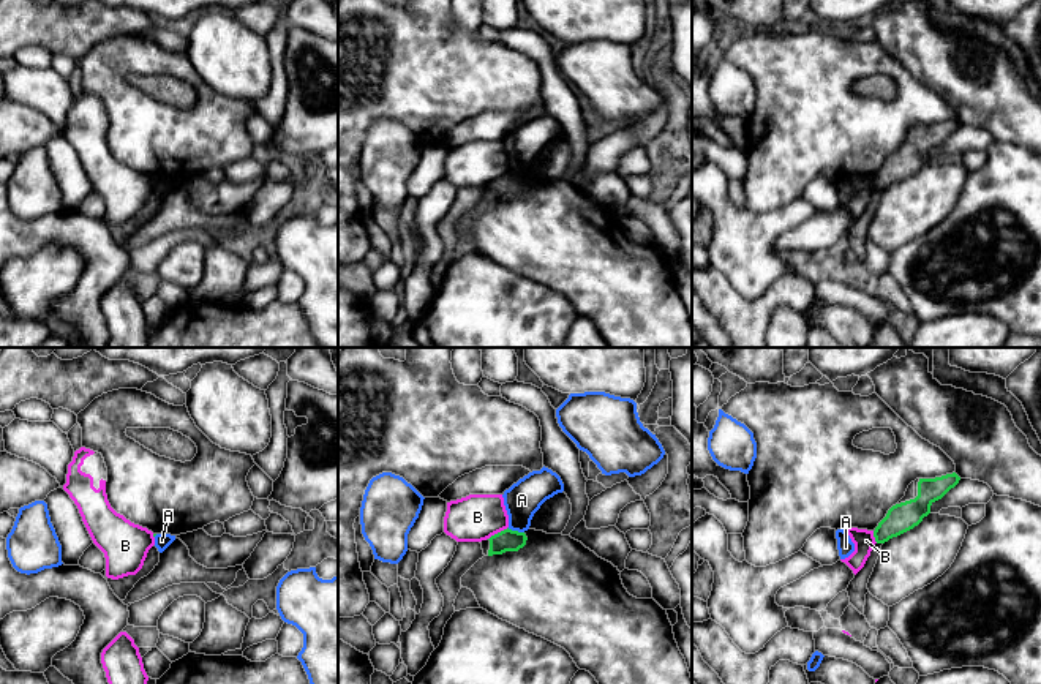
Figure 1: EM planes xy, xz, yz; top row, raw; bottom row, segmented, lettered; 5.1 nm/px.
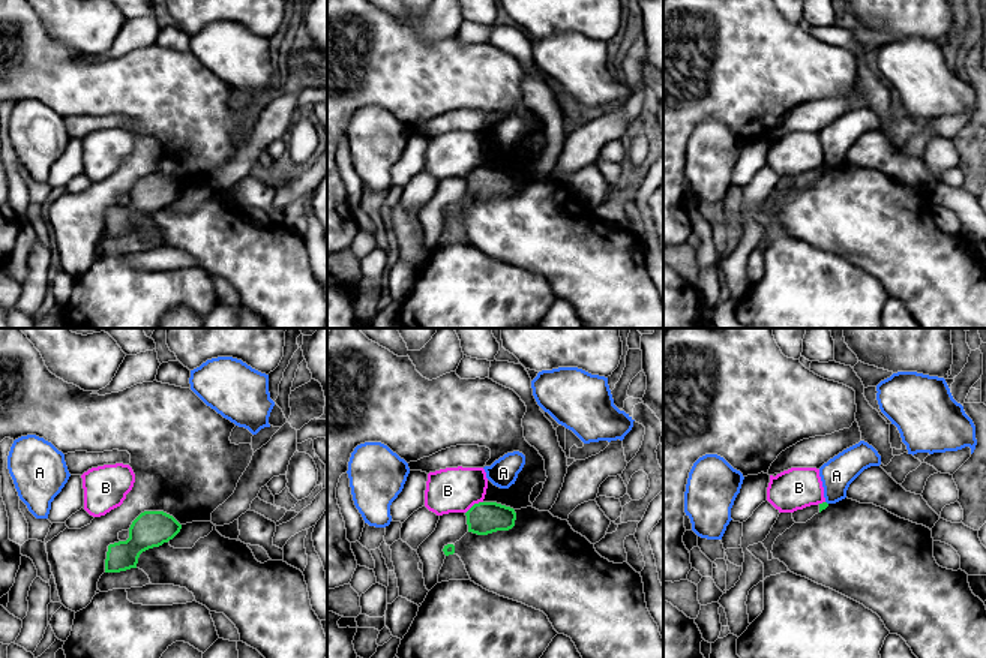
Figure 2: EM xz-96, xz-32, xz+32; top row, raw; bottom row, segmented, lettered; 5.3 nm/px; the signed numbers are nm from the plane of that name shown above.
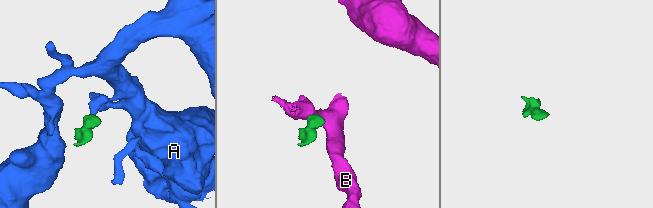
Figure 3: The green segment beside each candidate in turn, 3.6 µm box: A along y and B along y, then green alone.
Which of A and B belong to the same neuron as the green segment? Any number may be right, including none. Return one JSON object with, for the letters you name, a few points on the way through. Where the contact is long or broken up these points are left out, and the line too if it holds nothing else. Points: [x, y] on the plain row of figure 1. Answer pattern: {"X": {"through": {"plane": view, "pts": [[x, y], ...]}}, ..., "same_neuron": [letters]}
{"B": {"through": {"plane": "xz", "pts": [[506, 187], [498, 179], [482, 163], [477, 163]]}}, "same_neuron": ["B"]}

